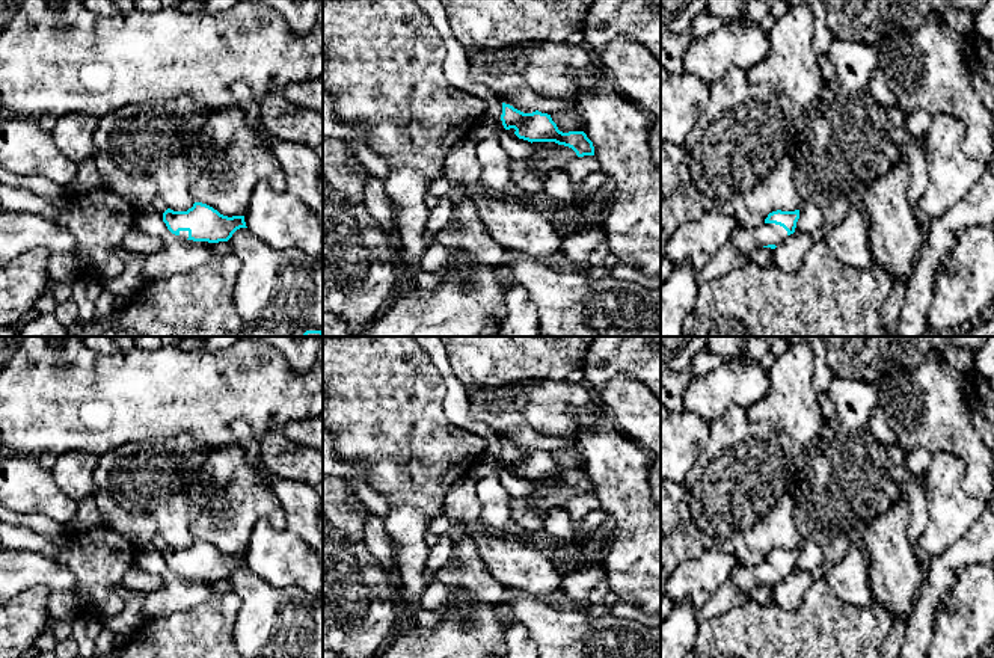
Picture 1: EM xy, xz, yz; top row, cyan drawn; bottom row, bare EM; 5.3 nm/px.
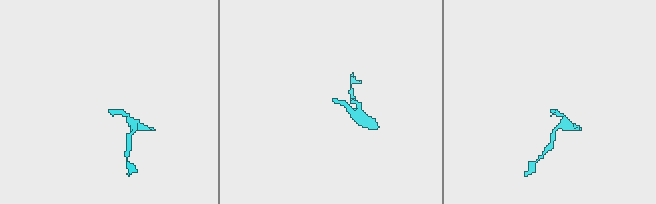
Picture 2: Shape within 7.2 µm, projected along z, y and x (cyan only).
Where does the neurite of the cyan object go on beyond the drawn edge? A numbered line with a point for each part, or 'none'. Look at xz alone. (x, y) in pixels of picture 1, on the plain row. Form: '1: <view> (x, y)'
none

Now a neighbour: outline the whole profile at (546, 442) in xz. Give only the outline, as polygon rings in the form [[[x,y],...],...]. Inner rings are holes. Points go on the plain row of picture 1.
[[[517,380],[492,388],[474,388],[469,394],[471,417],[486,423],[501,442],[510,442],[523,451],[538,448],[552,453],[566,448],[567,442],[563,438],[531,427],[528,400],[514,392],[516,383]]]

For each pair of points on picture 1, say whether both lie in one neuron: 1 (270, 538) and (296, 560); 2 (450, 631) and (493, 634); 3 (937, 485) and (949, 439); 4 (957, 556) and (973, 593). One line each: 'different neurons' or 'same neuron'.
1: same neuron
2: same neuron
3: different neurons
4: different neurons

